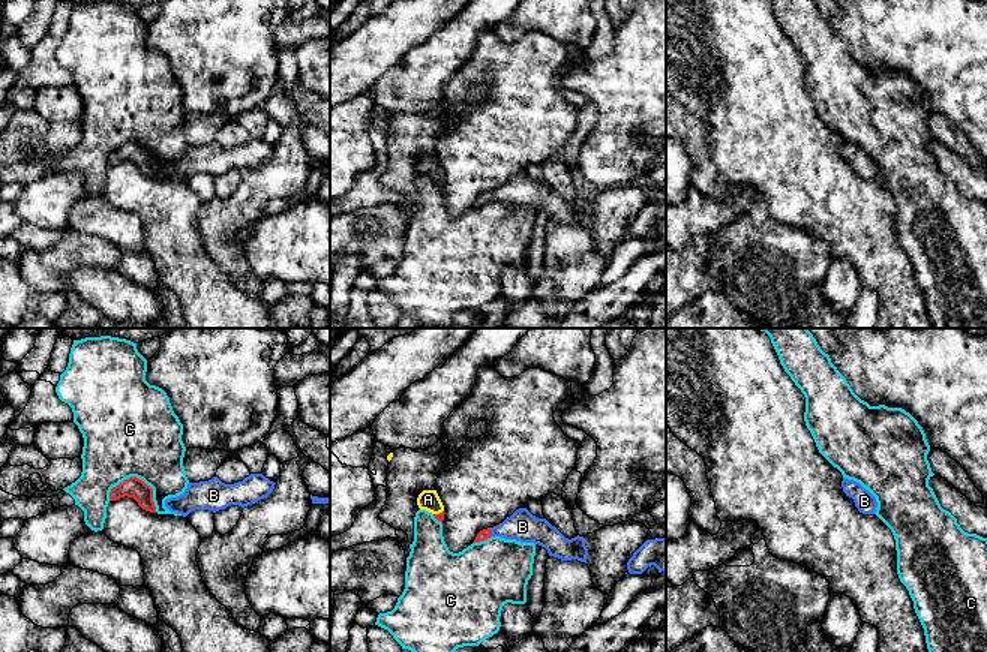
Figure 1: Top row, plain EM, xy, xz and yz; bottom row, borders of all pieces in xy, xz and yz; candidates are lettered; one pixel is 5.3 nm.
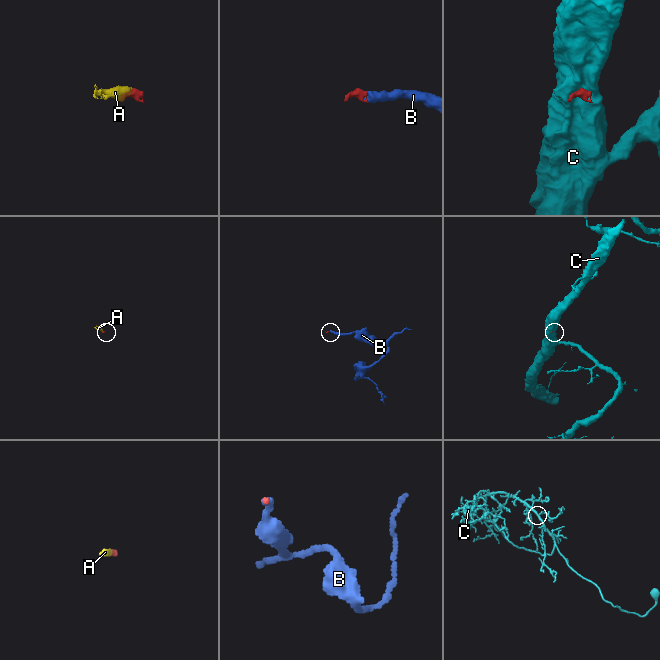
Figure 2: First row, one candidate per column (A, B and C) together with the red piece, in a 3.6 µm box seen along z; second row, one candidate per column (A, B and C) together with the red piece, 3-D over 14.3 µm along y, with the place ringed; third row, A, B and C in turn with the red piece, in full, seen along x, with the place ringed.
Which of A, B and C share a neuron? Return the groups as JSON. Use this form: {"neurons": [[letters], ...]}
{"neurons": [["A", "B"], ["C"]]}

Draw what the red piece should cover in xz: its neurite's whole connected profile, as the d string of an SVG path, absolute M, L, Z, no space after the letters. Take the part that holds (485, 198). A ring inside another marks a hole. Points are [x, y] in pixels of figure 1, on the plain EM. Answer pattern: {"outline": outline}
{"outline": "M526 172L516 174L498 190L480 195L474 207L484 205L490 201L534 207L544 211L549 220L561 225L578 223L586 228L588 213L584 201L578 199L568 204L546 183L532 180Z"}

